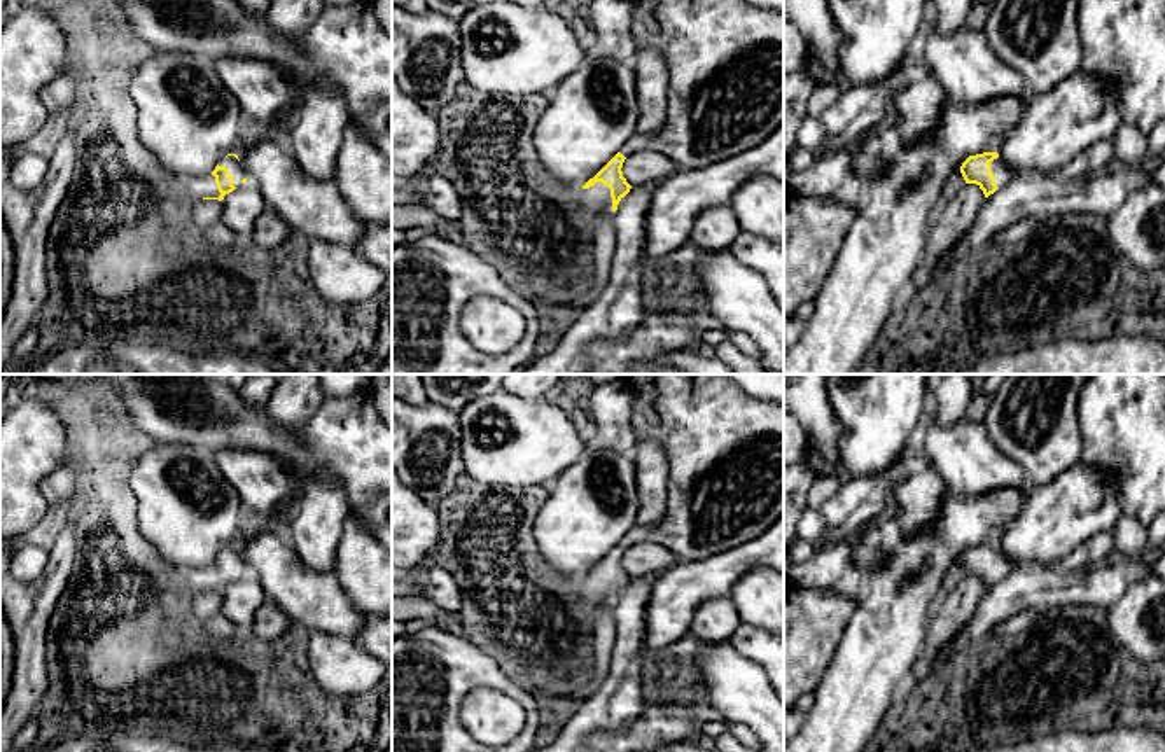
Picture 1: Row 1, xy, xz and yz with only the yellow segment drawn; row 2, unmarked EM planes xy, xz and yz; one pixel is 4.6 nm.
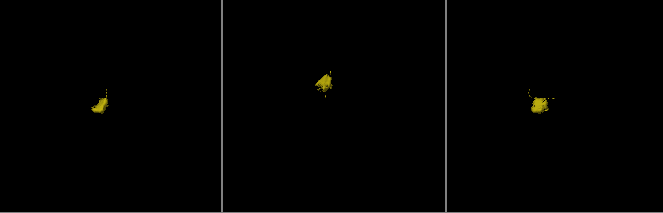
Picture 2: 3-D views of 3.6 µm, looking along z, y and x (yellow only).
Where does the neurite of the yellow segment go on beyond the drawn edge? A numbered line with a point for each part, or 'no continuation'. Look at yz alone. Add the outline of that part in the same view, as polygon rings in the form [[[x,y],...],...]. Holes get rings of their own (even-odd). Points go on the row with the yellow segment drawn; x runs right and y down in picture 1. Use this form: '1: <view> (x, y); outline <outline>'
1: yz (1003, 174); outline [[[1001,156],[990,163],[990,170],[995,177],[997,187],[1006,185],[1016,177],[1016,173],[1001,159]]]
2: yz (955, 181); outline [[[960,163],[960,166],[962,166],[962,163]],[[960,166],[957,170],[953,170],[953,173],[950,175],[950,178],[945,184],[945,201],[953,198],[960,191],[960,187],[966,184],[966,180],[960,173]]]

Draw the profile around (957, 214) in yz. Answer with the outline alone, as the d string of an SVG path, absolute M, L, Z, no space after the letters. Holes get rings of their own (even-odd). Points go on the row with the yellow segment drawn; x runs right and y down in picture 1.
M964 184L941 205L931 226L925 254L911 276L917 296L932 287L946 271L946 255L964 240L985 199L980 185Z

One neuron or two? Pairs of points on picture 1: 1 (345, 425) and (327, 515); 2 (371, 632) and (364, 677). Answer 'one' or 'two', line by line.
1: two
2: two

